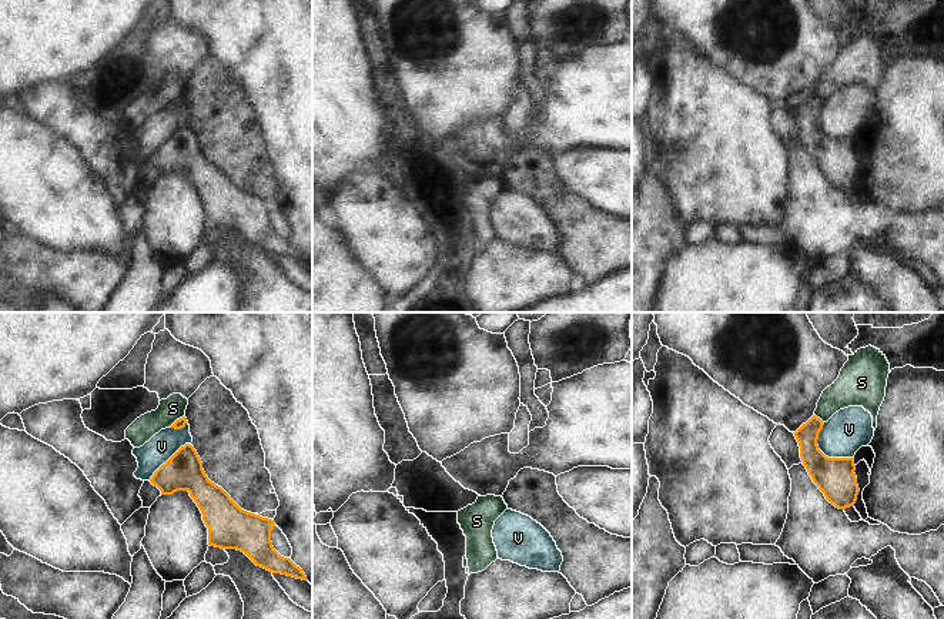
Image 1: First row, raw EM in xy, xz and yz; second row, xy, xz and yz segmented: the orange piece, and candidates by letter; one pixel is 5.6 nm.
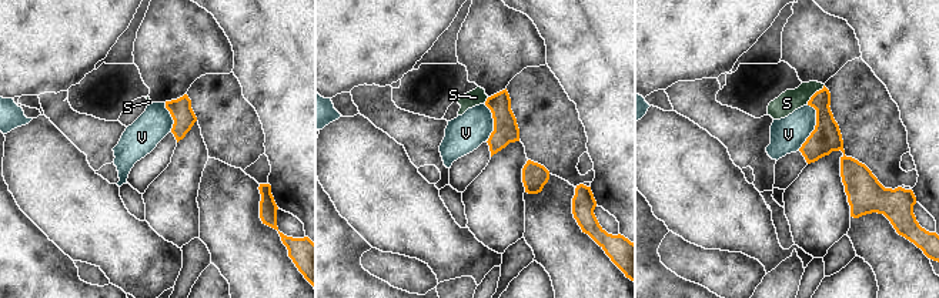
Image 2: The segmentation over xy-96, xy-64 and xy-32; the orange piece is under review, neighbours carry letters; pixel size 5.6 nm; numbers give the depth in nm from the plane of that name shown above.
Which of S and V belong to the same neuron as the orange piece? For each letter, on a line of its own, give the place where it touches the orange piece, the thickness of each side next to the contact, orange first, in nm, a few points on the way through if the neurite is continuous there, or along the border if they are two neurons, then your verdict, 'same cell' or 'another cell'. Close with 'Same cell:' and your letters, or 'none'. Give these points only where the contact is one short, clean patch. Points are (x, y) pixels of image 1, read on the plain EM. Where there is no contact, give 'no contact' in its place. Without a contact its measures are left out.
S: contact xy (177, 100); calibres 60 and 140 nm; border xy (184, 96), (168, 107); another cell
V: contact yz (822, 133); calibres 220 and 240 nm; another cell
Same cell: none

